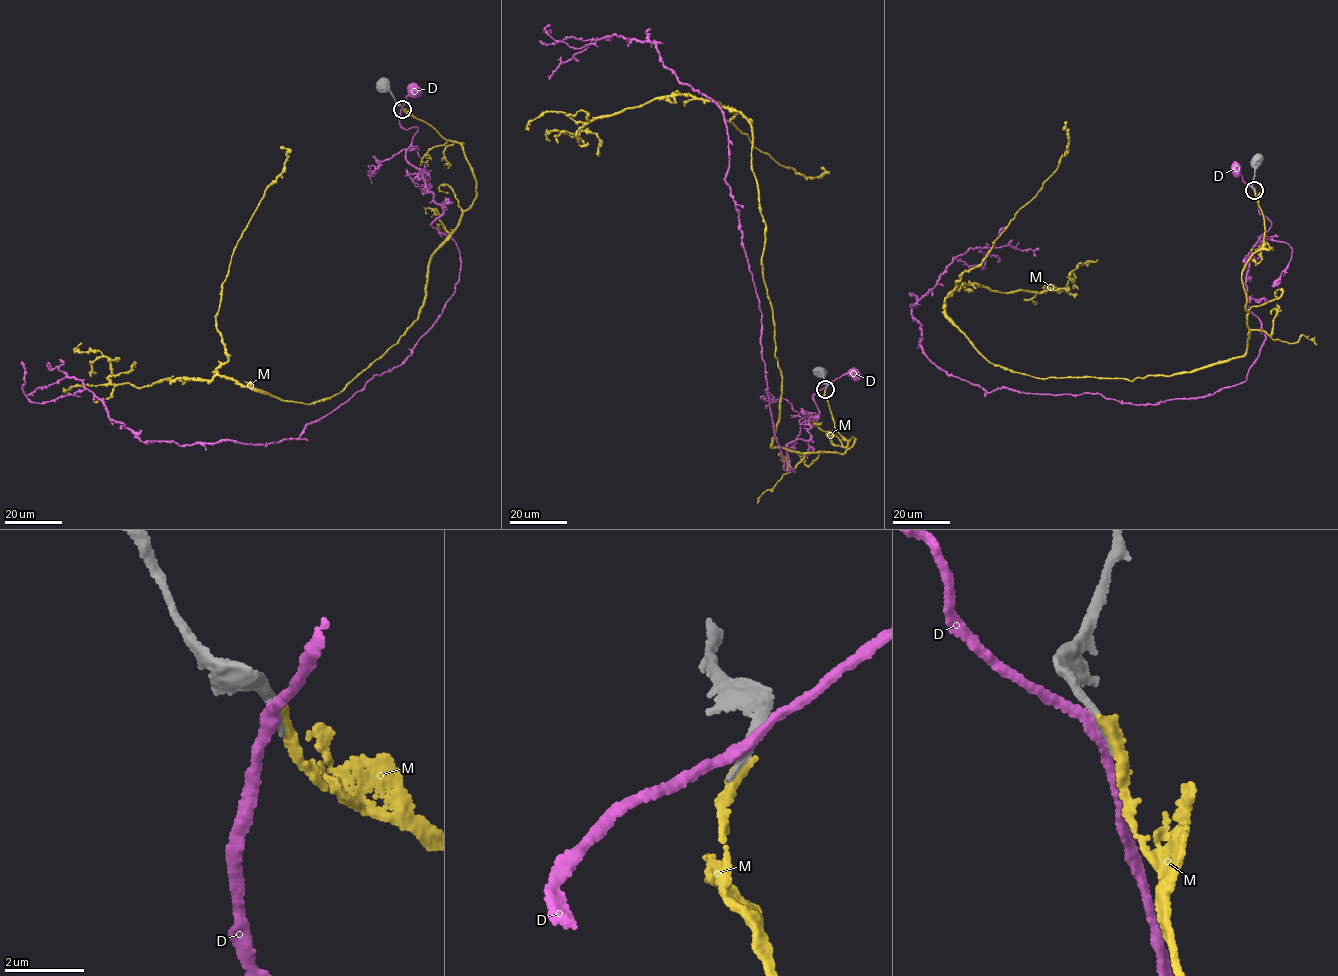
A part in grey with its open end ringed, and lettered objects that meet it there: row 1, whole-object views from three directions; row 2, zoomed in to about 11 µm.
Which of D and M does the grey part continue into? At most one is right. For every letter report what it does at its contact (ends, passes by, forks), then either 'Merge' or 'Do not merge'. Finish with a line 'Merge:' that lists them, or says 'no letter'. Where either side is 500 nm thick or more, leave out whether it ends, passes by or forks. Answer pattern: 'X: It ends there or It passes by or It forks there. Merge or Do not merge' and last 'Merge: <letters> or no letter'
D: It passes by. Do not merge
M: It ends there. Do not merge
Merge: no letter

